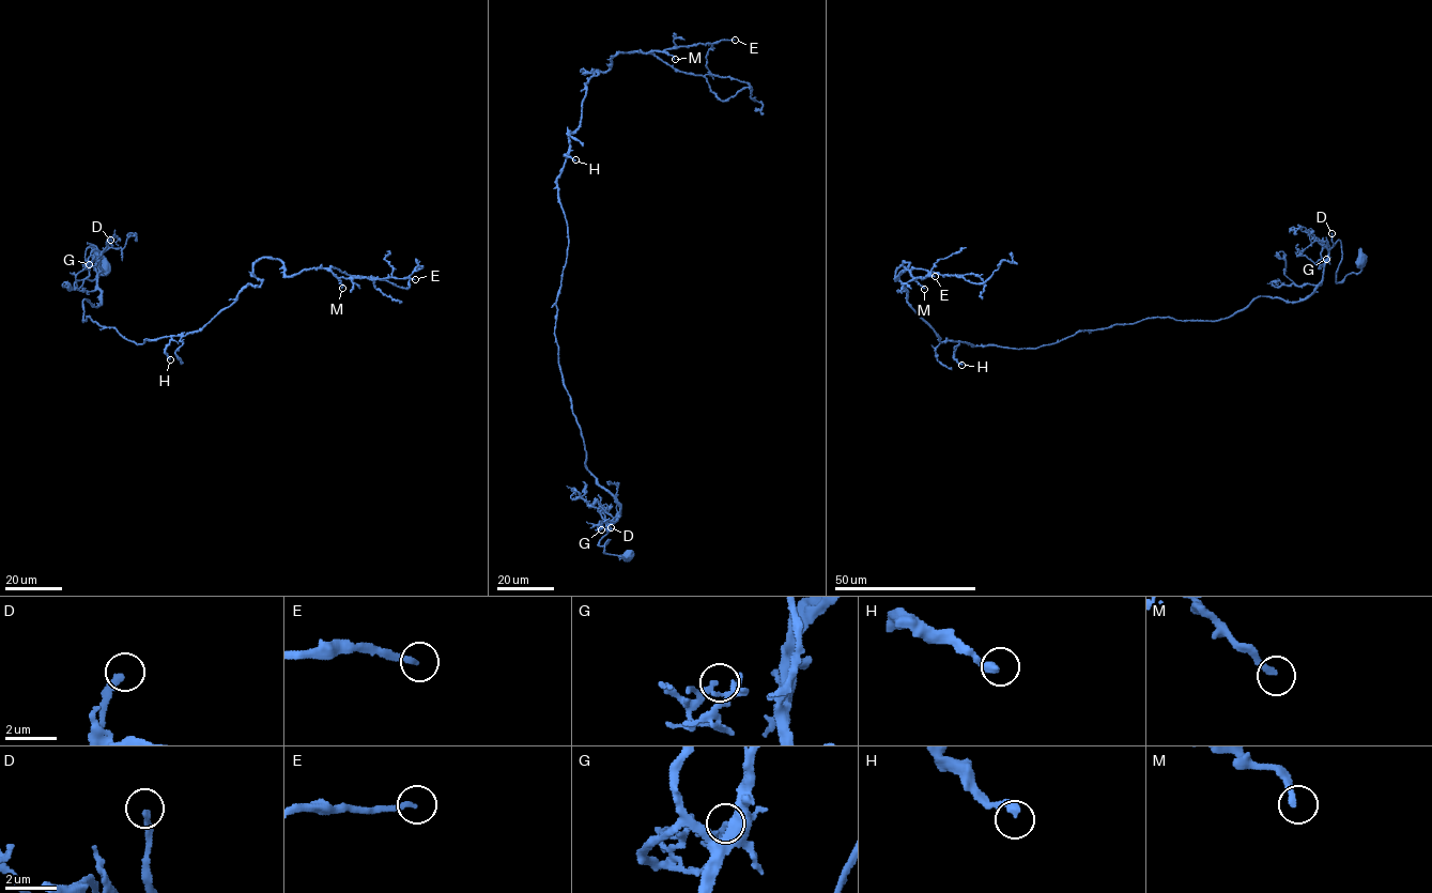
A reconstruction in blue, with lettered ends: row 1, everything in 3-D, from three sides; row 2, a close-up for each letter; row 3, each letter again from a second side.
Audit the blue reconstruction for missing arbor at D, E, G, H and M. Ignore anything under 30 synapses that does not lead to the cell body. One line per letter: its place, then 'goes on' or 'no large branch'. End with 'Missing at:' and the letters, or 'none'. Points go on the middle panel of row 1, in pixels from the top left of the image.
D: at (611, 527); no large branch
E: at (735, 40); goes on
G: at (601, 529); no large branch
H: at (575, 159); no large branch
M: at (675, 59); no large branch
Missing at: E

